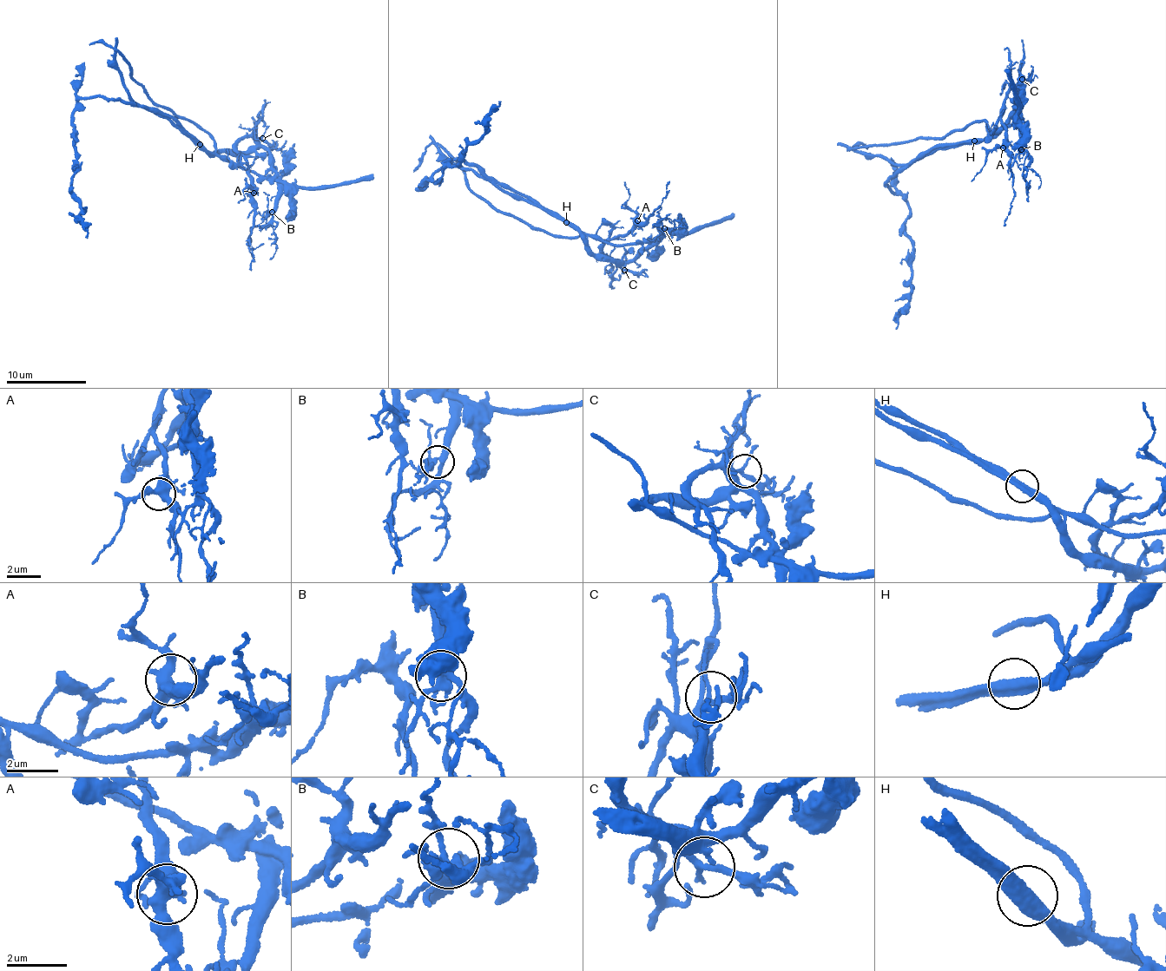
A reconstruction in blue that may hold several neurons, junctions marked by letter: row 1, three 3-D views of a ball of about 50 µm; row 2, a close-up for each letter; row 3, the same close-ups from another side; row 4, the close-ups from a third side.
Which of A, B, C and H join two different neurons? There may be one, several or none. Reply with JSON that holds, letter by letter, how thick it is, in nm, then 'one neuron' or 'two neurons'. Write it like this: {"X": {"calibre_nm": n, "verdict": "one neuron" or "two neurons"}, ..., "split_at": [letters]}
{"A": {"calibre_nm": 440, "verdict": "one neuron"}, "B": {"calibre_nm": 320, "verdict": "one neuron"}, "C": {"calibre_nm": 180, "verdict": "one neuron"}, "H": {"calibre_nm": 420, "verdict": "two neurons"}, "split_at": ["H"]}

